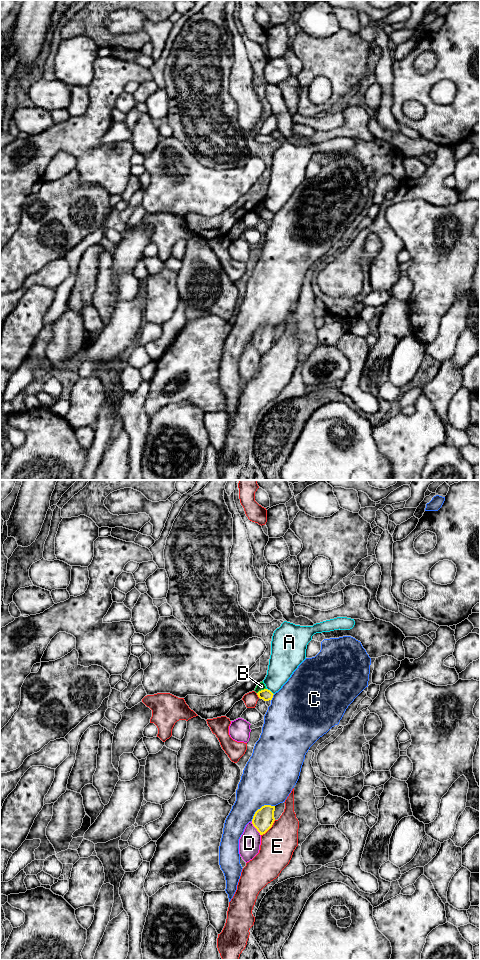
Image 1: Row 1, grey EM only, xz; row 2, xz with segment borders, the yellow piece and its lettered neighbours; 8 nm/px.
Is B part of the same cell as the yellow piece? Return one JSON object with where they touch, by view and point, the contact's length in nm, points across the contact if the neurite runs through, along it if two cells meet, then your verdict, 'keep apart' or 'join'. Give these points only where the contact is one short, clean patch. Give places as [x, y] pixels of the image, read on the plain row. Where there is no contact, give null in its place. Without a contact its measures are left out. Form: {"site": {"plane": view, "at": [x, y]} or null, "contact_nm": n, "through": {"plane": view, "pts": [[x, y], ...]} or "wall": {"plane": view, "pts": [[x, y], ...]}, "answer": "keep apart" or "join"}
{"site": {"plane": "xz", "at": [261, 210]}, "contact_nm": 80, "wall": {"plane": "xz", "pts": [[265, 208], [257, 213]]}, "answer": "keep apart"}

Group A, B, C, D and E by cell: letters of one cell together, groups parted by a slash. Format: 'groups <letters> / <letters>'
groups A / B / C / D / E

